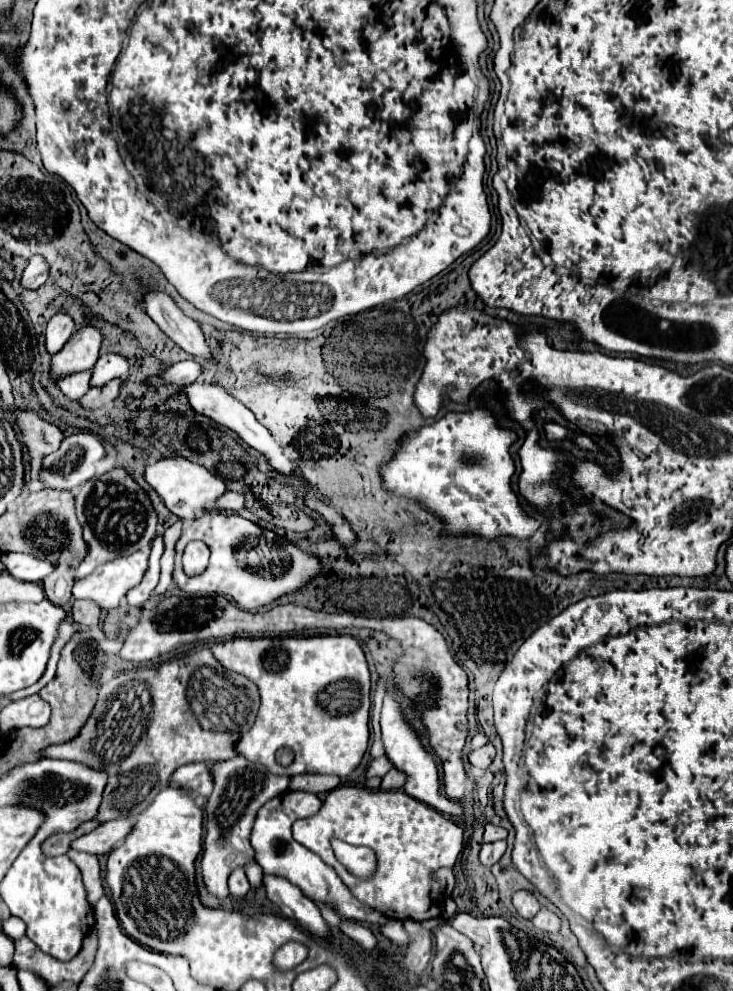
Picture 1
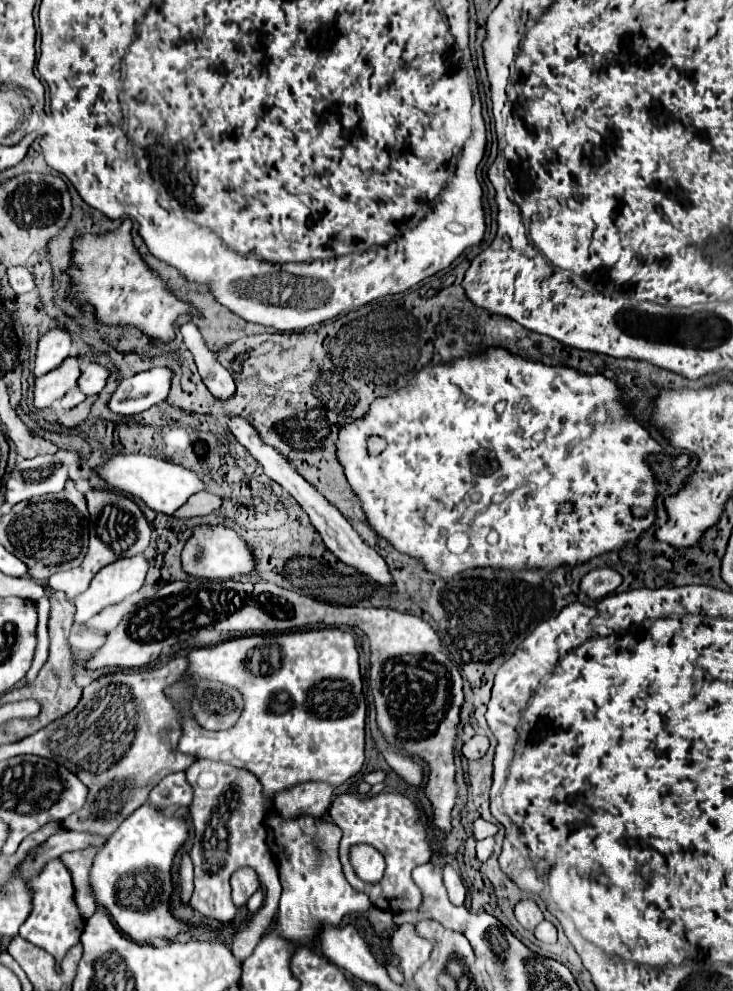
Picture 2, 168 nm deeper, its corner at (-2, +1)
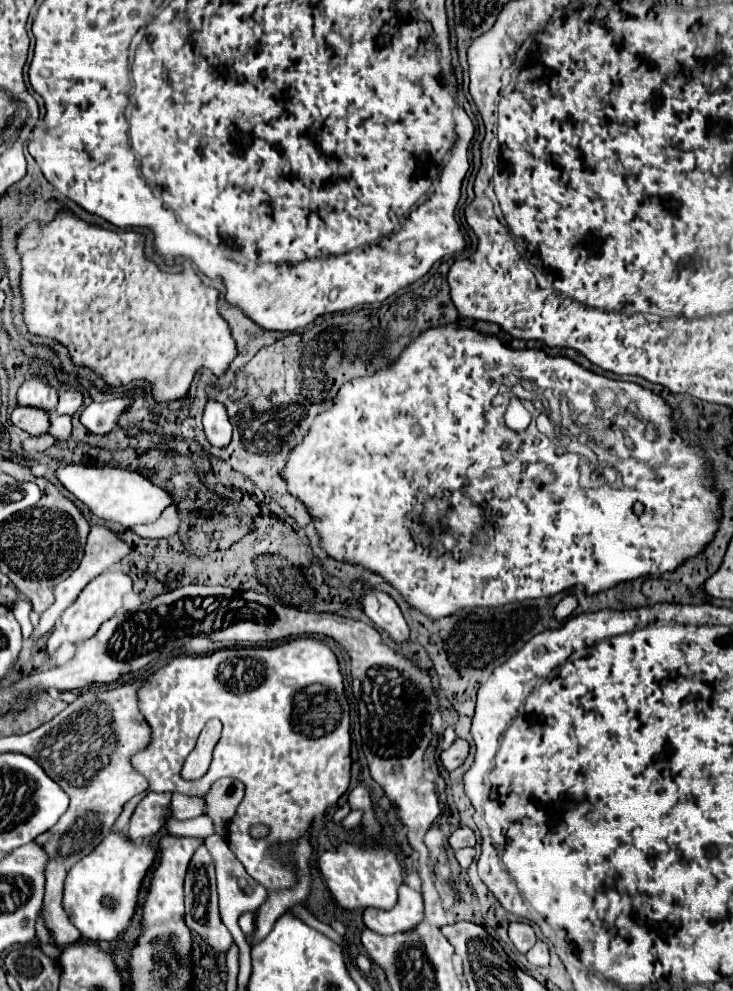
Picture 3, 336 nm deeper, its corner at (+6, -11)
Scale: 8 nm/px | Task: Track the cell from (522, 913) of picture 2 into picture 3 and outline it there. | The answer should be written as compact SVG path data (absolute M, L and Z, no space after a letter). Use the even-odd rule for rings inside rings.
M512 922L508 928L508 936L510 936L512 944L518 948L518 952L522 952L522 954L526 954L536 942L534 928L526 922Z

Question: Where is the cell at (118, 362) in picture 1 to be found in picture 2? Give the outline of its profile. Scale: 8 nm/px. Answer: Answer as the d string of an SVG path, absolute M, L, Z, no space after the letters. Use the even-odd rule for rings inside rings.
M88 362L82 366L82 374L78 378L78 390L86 396L96 396L106 386L108 370L96 362Z

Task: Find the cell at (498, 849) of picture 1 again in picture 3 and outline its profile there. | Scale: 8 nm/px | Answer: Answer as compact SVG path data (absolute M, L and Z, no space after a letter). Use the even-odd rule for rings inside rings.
M464 848L464 850L456 852L456 860L464 870L468 870L468 866L474 862L474 858L476 858L476 848Z

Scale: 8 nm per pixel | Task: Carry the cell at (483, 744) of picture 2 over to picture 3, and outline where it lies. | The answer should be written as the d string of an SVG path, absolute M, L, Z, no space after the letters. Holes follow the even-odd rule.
M456 740L448 750L444 750L440 758L446 770L456 770L458 766L462 766L468 756L468 750L470 750L470 744L466 740Z

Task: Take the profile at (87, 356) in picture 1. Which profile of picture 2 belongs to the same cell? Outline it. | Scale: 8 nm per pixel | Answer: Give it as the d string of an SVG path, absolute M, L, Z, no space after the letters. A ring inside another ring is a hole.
M68 358L62 366L48 372L42 378L36 378L34 384L34 406L36 408L48 408L52 402L62 398L70 388L76 386L76 380L80 376L78 358Z

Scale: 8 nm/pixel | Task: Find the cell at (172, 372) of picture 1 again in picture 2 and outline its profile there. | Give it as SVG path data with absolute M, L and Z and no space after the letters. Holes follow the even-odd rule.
M152 368L132 378L124 378L108 400L108 408L120 416L134 416L154 404L166 400L172 372L168 368Z

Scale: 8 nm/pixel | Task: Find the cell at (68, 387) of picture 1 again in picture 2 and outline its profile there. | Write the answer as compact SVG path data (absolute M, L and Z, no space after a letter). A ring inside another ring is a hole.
M72 388L64 398L62 398L62 408L64 410L70 410L70 408L74 408L74 406L78 406L80 402L84 402L84 394L78 390L78 388Z

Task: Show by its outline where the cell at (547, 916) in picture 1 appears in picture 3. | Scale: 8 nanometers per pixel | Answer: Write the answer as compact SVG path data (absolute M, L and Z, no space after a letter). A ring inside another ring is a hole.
M538 940L538 942L528 950L526 958L528 958L530 964L536 964L536 966L548 966L548 962L550 962L548 946L546 946L542 940Z

